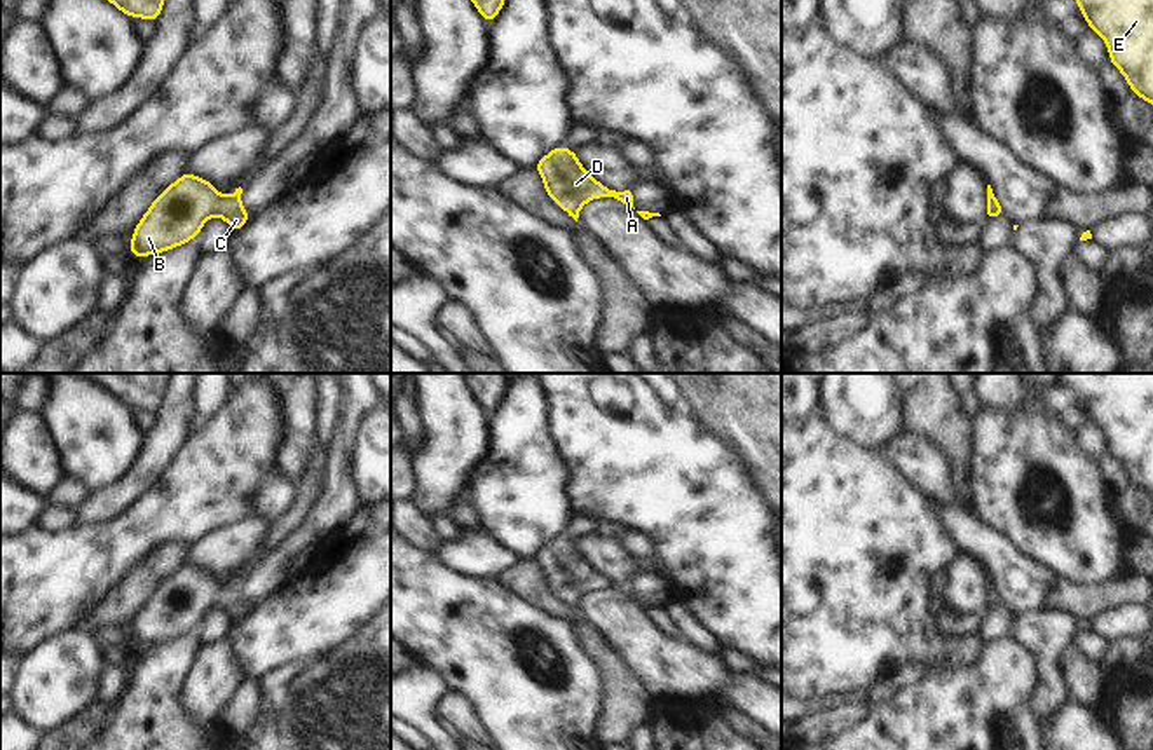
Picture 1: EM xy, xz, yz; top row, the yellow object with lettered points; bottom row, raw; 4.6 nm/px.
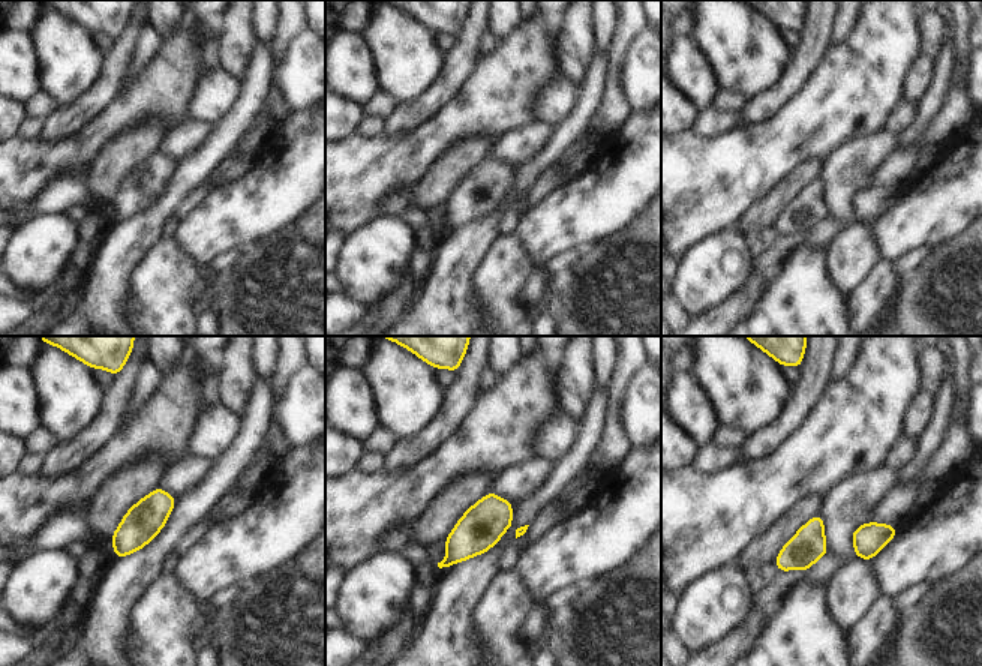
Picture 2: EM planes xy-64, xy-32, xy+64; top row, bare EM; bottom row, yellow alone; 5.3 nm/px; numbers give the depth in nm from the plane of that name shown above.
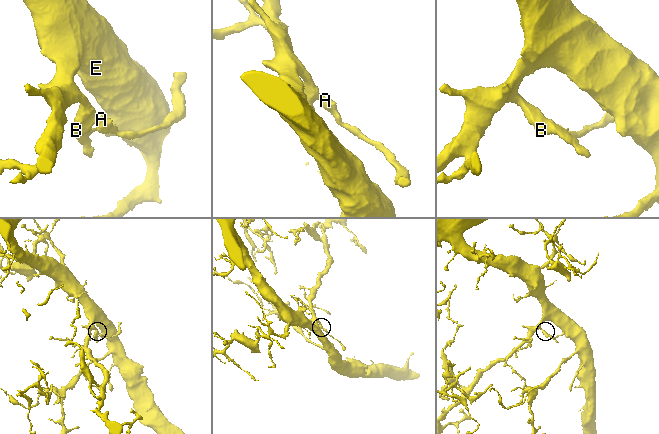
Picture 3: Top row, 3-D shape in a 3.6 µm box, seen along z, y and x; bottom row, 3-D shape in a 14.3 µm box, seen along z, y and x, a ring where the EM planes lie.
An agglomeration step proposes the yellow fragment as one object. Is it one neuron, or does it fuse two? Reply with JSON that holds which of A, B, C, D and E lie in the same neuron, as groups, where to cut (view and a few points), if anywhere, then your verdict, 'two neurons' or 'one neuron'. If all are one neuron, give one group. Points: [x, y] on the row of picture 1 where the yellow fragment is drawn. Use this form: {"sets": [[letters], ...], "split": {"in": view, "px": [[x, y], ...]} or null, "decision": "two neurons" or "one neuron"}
{"sets": [["A", "B", "C", "D", "E"]], "split": null, "decision": "one neuron"}

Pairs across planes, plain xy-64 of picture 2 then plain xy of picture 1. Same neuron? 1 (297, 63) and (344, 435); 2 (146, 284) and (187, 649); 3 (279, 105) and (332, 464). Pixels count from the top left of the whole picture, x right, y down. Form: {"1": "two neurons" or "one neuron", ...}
{"1": "two neurons", "2": "two neurons", "3": "one neuron"}

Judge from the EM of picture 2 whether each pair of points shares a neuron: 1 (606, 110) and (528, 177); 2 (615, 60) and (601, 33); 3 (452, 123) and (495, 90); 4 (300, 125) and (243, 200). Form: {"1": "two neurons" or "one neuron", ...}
{"1": "two neurons", "2": "two neurons", "3": "one neuron", "4": "one neuron"}

